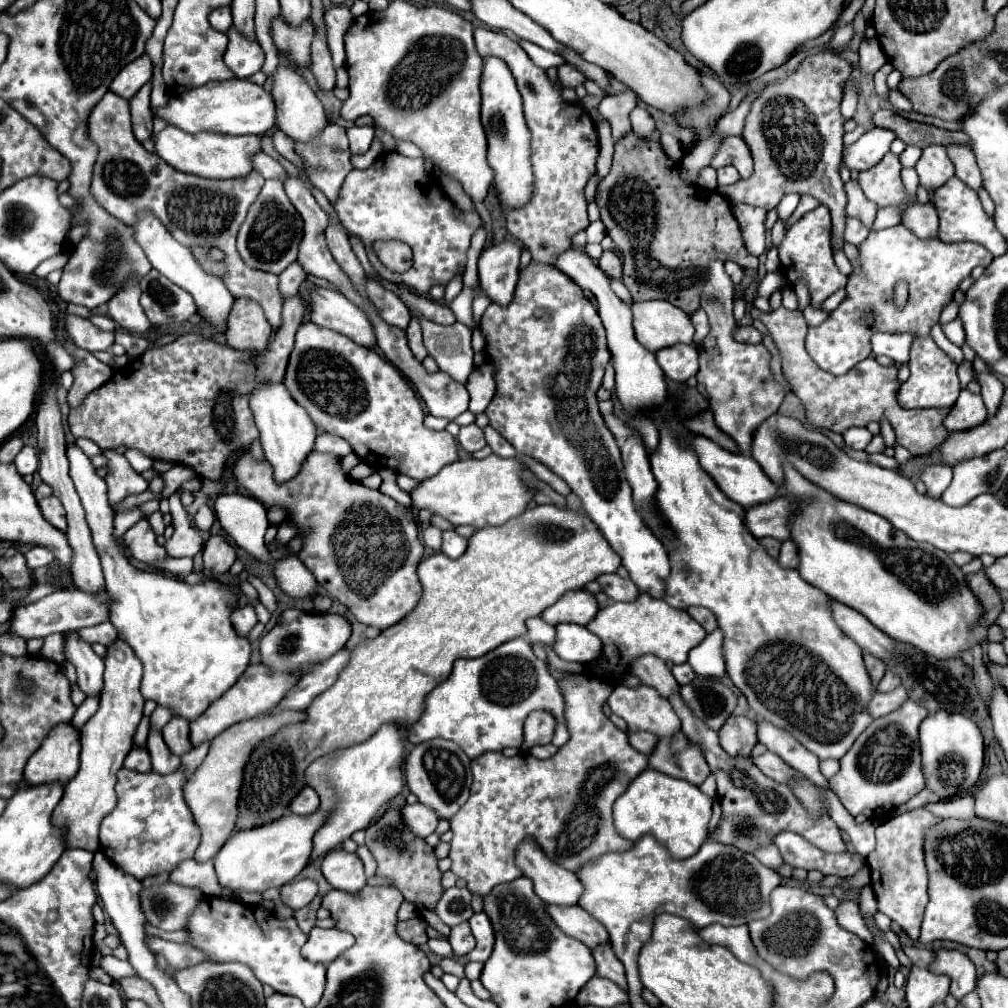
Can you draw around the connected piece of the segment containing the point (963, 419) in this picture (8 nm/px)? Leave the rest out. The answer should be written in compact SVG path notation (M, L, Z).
M962 389L956 405L952 407L950 415L944 421L944 427L956 433L956 431L978 427L978 423L984 421L986 421L986 407L982 403L982 397L970 393L968 389Z

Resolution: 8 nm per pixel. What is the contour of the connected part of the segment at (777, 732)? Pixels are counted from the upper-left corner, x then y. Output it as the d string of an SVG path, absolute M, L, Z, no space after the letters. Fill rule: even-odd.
M758 719L758 741L762 745L766 745L768 751L782 757L790 767L794 767L796 771L800 771L802 775L812 779L816 785L830 789L828 779L818 769L816 755L812 755L808 749L804 749L788 731L784 731L764 719Z

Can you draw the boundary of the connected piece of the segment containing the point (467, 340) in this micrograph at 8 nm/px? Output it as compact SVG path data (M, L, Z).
M412 307L410 313L420 317L424 345L428 349L428 355L438 363L440 371L466 385L470 373L474 371L472 329L466 327L464 323L454 323L454 325L432 323Z

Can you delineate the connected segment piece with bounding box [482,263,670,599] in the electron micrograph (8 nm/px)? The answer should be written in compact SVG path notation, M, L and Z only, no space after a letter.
M530 263L520 273L514 301L508 307L490 303L482 317L482 331L486 335L486 351L490 361L498 367L496 395L486 409L490 425L514 445L518 455L530 455L542 461L570 485L570 489L582 499L582 507L588 517L598 525L610 547L622 557L622 565L628 569L630 579L640 587L642 593L654 599L662 599L666 591L666 579L670 575L668 553L634 509L630 485L626 475L622 475L624 467L620 449L612 433L606 429L598 409L596 391L602 385L604 367L610 361L610 351L606 347L604 325L594 305L560 269L552 265Z

